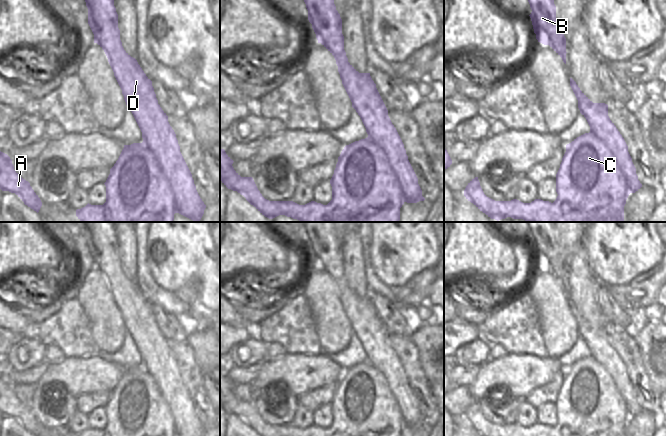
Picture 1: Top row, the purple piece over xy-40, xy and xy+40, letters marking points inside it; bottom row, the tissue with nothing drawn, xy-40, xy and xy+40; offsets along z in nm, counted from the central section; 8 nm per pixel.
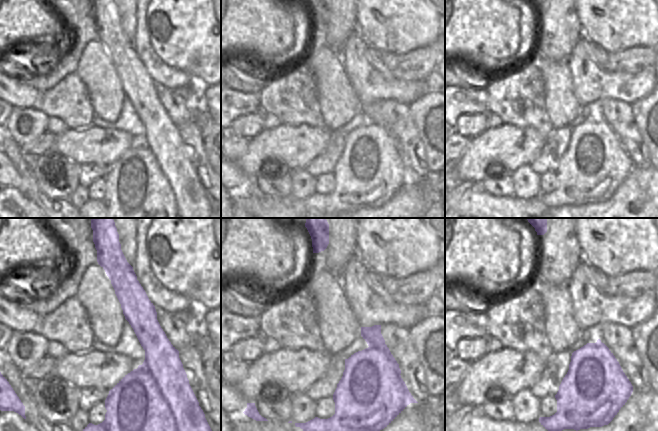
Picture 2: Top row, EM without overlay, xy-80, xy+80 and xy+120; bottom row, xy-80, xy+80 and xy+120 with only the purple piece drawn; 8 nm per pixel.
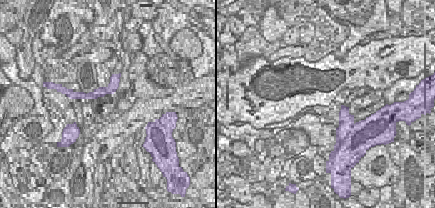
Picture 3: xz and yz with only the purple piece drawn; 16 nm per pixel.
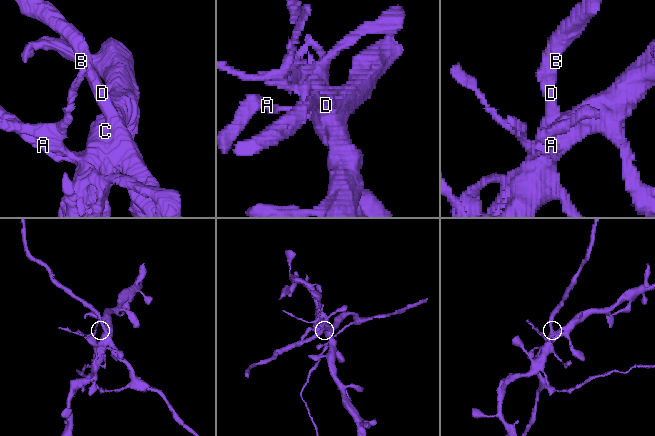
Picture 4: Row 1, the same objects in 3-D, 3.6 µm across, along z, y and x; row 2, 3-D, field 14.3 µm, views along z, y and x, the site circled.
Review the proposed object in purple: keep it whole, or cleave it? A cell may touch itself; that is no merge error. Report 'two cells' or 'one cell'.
two cells

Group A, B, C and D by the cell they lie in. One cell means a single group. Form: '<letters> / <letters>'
A C / B D

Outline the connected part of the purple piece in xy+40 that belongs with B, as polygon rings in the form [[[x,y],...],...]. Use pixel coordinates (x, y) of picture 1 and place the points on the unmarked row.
[[[527,222],[532,234],[529,239],[538,266],[549,269],[566,288],[566,262],[556,242],[553,222]]]

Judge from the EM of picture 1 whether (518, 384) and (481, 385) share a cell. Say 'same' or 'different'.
same

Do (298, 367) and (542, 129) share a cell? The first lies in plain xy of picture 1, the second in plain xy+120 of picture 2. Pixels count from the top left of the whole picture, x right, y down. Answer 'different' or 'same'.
different

